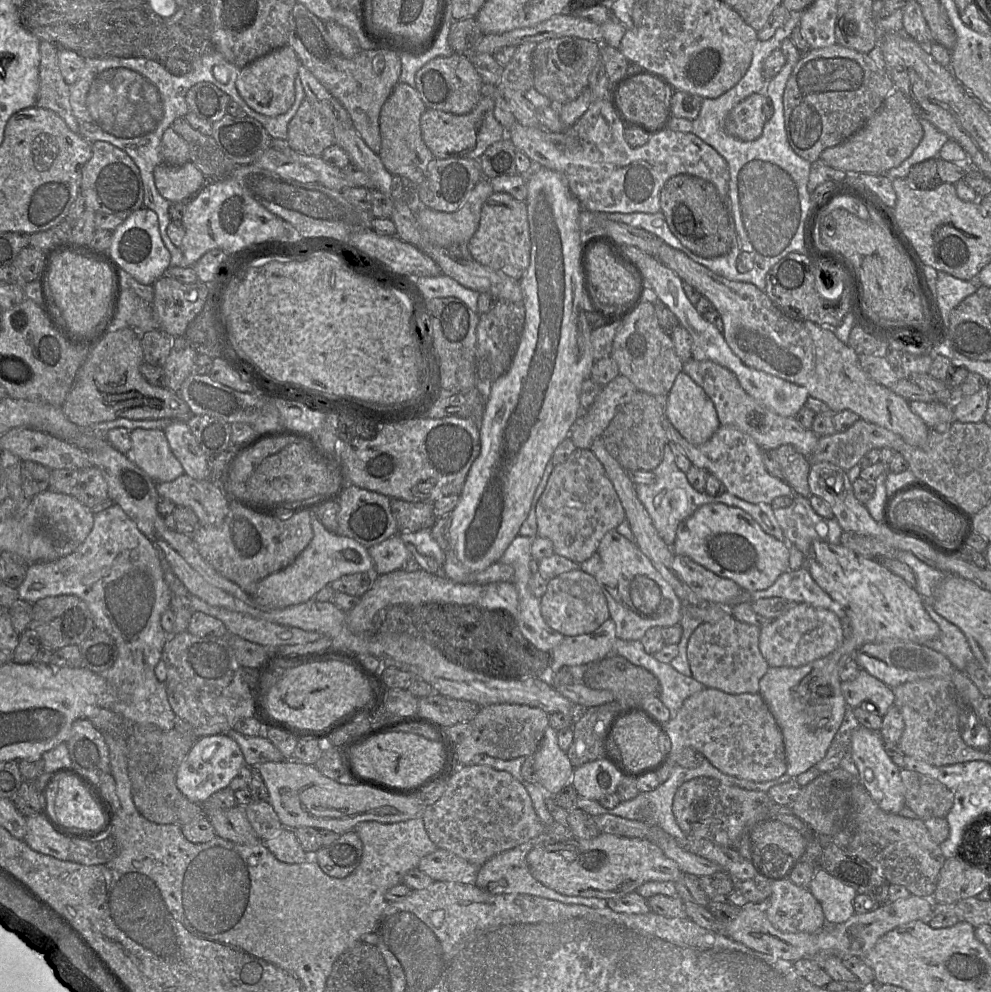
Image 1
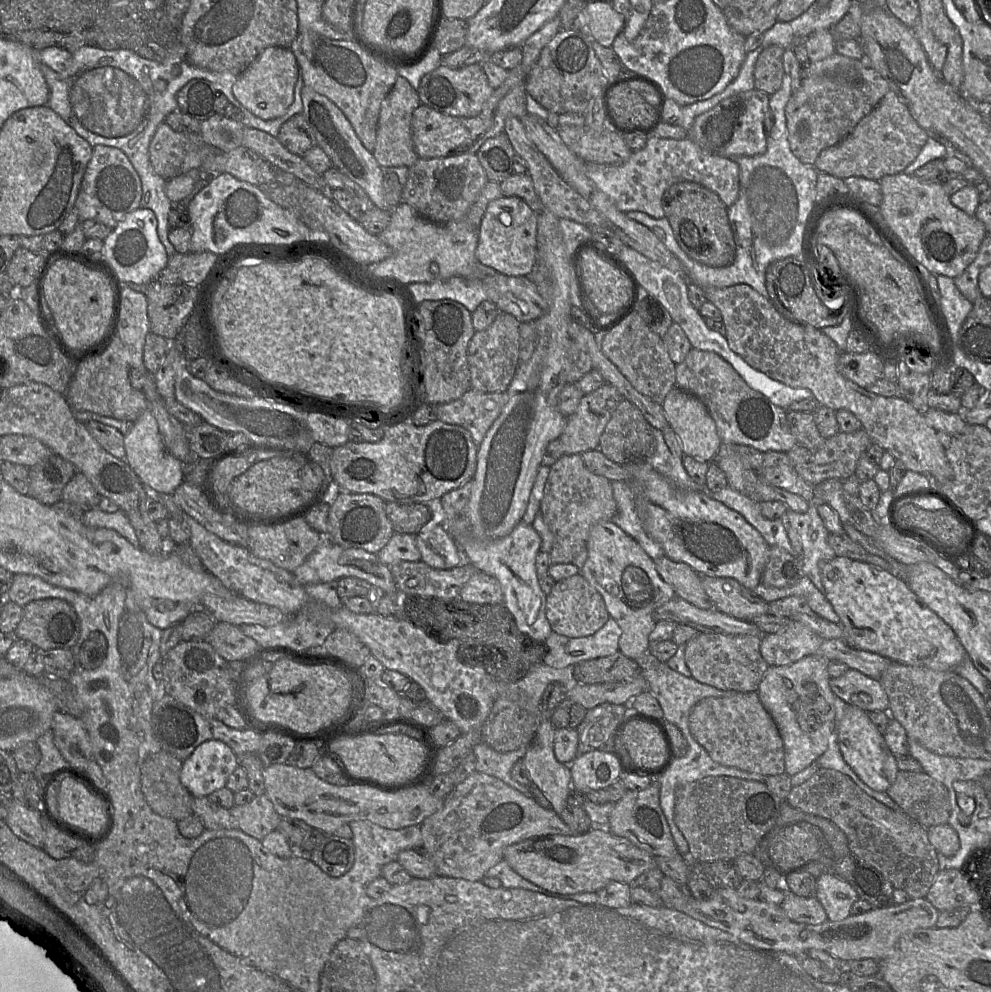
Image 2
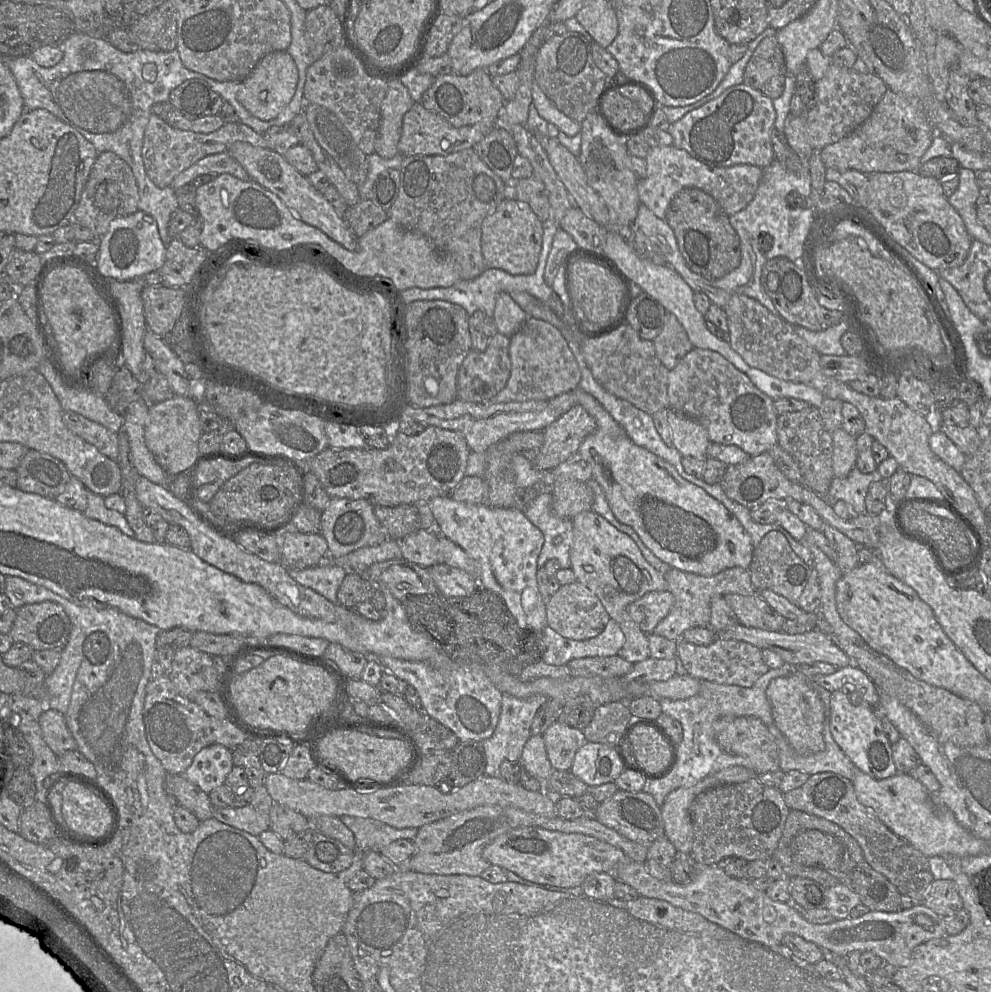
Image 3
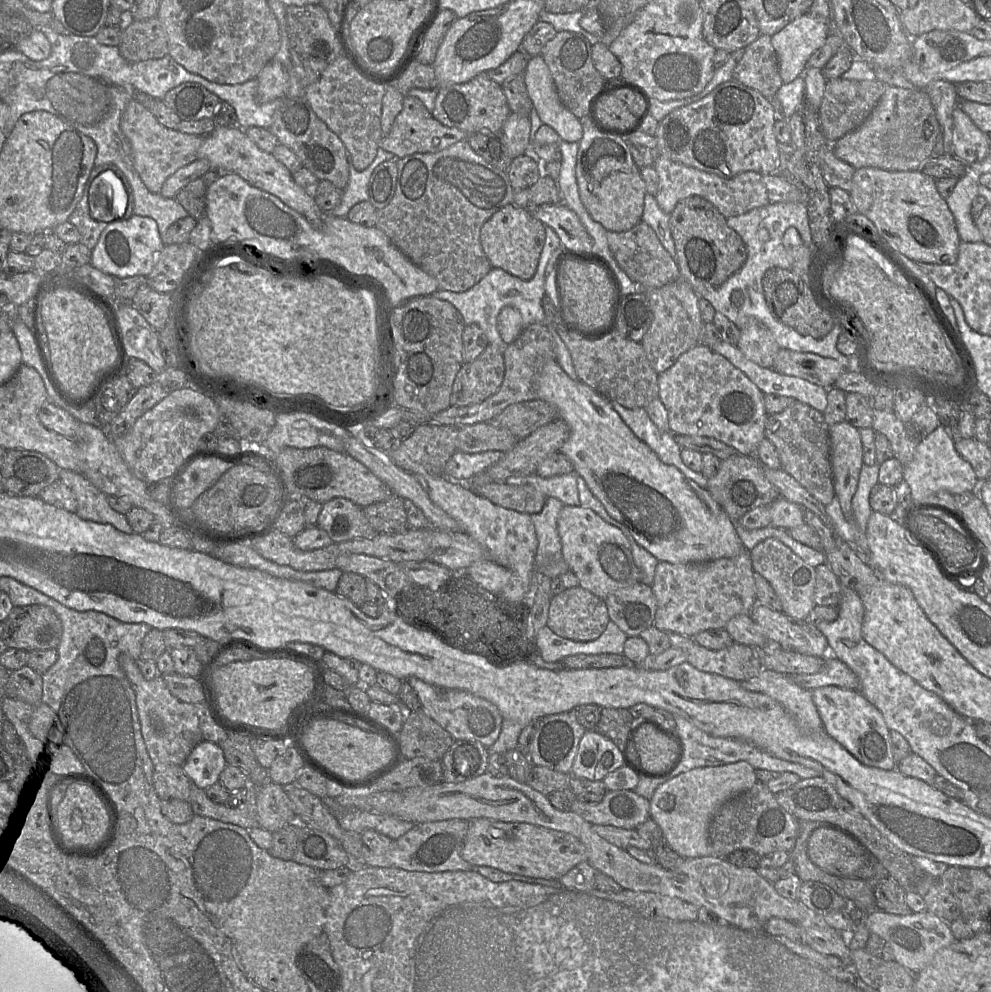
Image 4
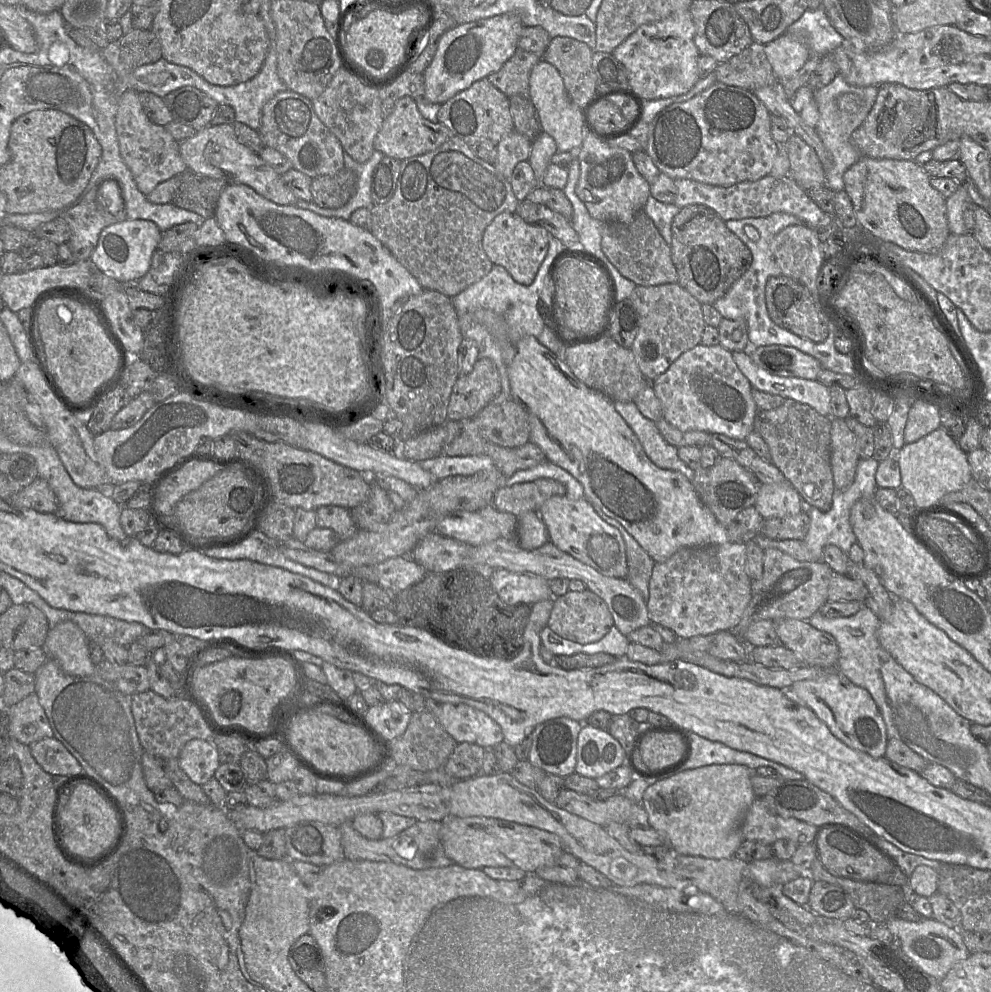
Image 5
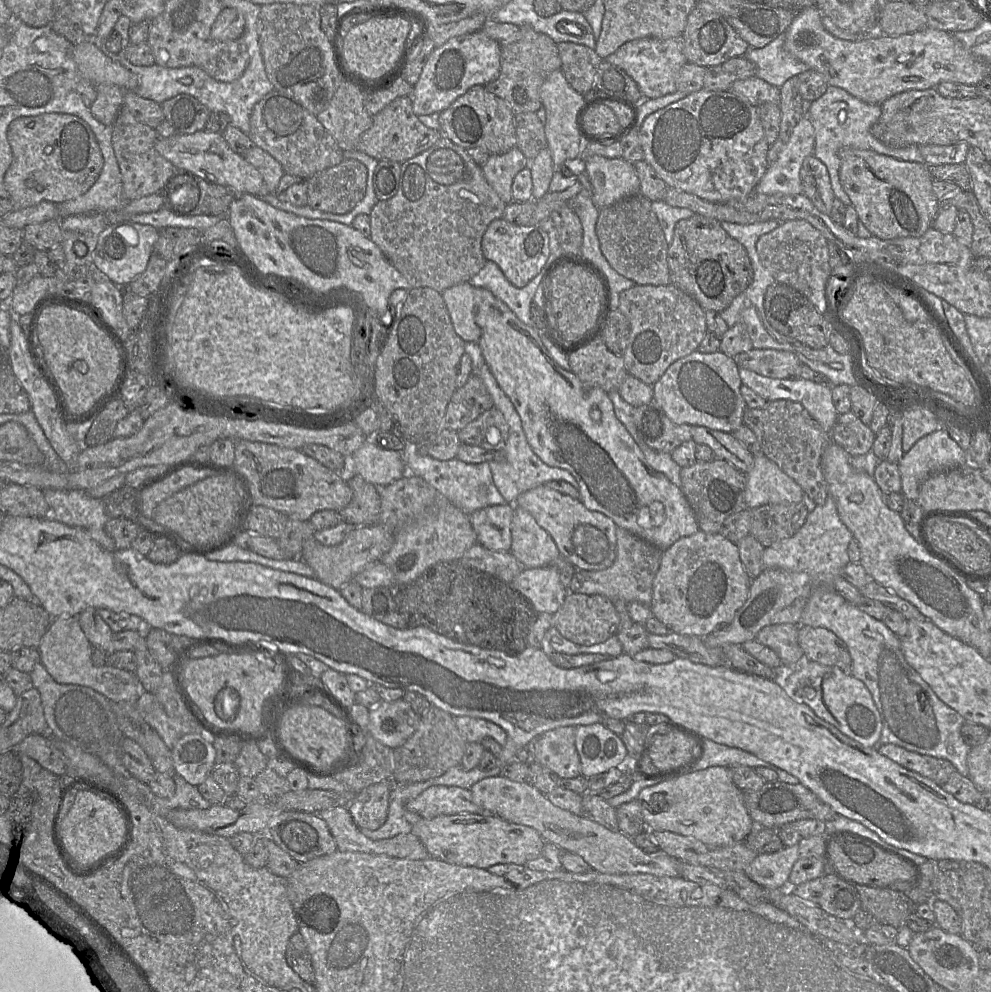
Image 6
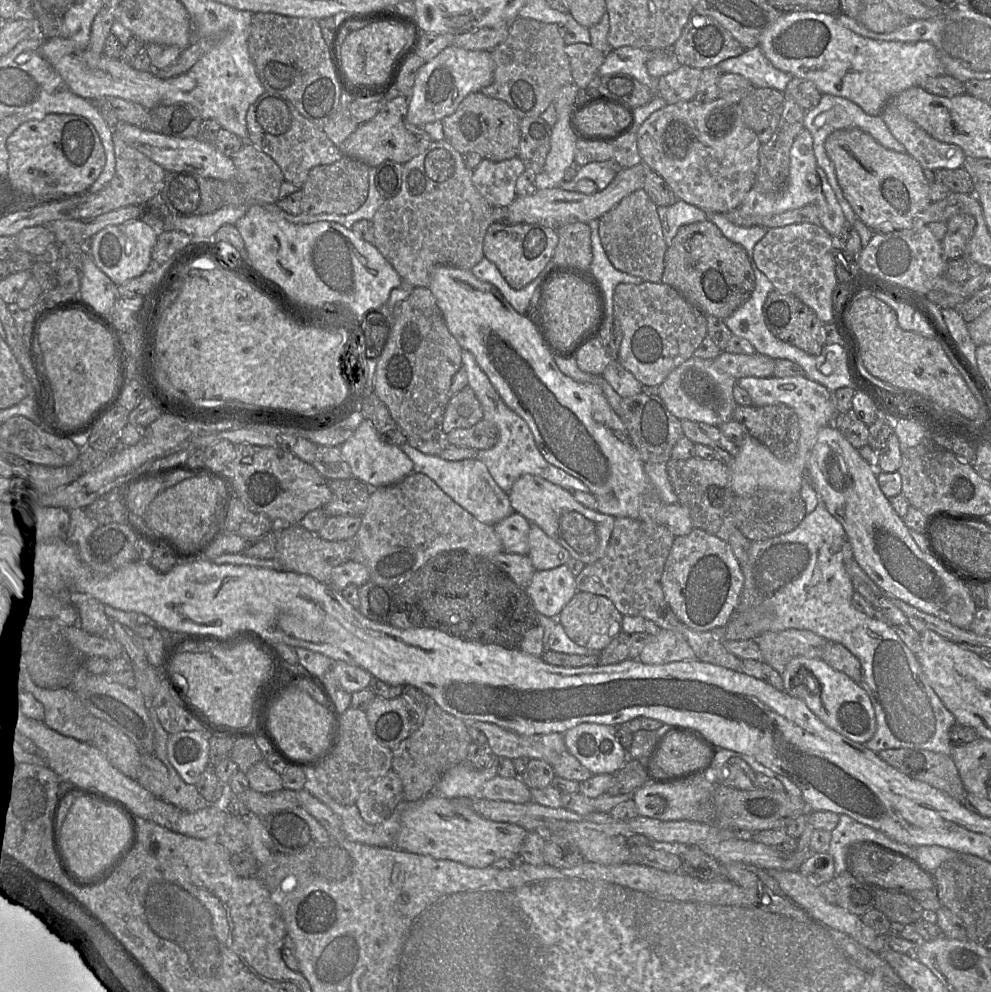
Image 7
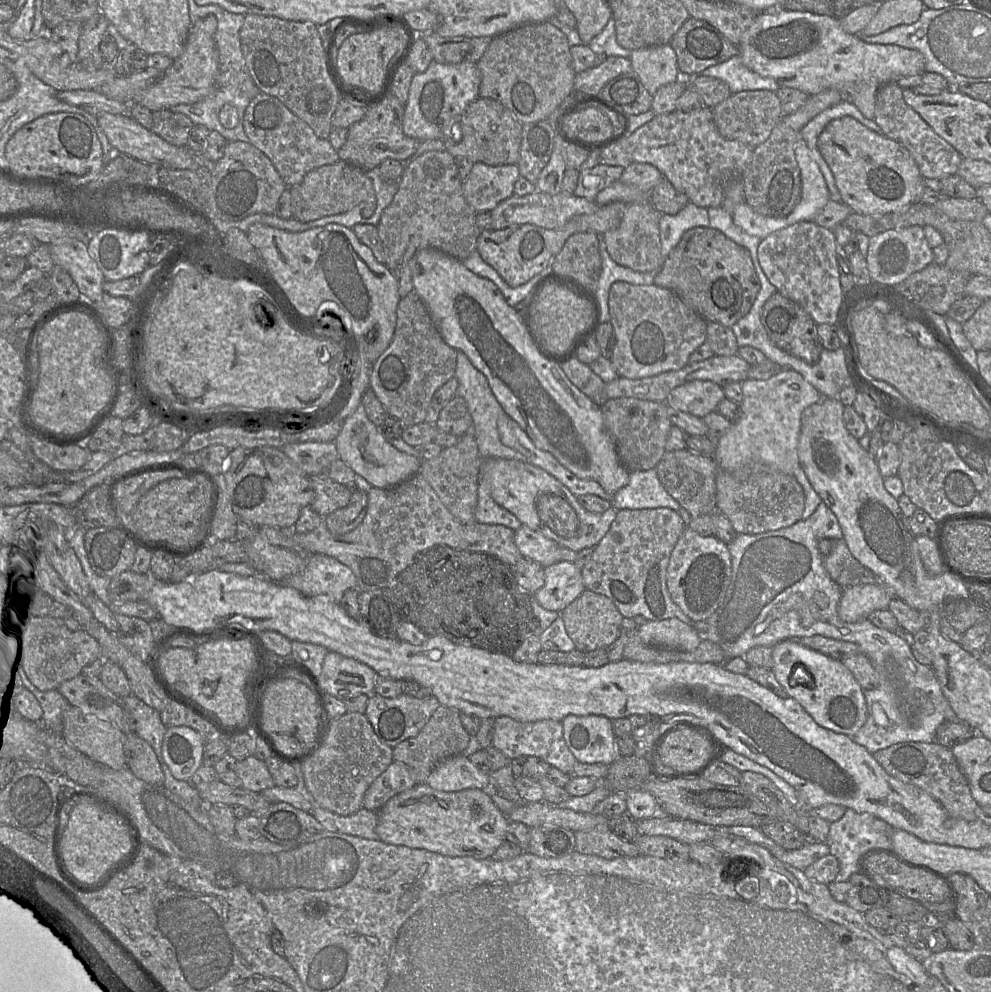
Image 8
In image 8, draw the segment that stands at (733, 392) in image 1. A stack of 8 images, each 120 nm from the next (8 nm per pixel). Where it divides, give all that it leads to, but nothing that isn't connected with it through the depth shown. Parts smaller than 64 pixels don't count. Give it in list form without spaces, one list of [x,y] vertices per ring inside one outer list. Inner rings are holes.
[[[693,380],[671,390],[665,403],[676,410],[702,418],[715,412],[721,400],[725,398],[723,387],[706,380]]]

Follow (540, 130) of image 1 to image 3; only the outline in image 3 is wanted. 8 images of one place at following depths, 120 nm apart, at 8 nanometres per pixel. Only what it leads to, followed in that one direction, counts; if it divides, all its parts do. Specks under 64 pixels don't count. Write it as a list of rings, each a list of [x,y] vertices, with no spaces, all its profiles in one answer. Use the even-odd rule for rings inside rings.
[[[673,145],[651,148],[645,161],[646,177],[639,179],[637,184],[639,199],[660,219],[666,219],[670,201],[686,187],[698,188],[708,193],[724,213],[731,216],[744,209],[752,201],[763,172],[763,168],[750,164],[709,167],[693,158],[685,150]]]

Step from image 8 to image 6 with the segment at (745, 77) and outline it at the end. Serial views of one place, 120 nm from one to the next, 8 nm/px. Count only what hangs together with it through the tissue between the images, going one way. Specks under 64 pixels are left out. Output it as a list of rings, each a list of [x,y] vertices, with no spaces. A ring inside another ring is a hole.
[[[785,32],[780,34],[775,40],[763,48],[749,48],[743,55],[756,66],[755,77],[765,82],[781,88],[781,86],[791,77],[797,76],[809,68],[800,60],[792,57],[785,49]]]

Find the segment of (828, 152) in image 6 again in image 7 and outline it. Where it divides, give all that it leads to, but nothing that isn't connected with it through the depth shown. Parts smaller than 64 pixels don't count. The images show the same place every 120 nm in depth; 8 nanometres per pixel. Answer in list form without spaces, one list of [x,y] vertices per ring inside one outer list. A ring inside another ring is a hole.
[[[830,94],[822,95],[819,103],[814,108],[805,112],[803,125],[804,128],[807,129],[812,135],[813,150],[817,165],[825,172],[828,182],[835,193],[847,223],[854,223],[858,219],[858,216],[853,211],[849,202],[845,199],[842,189],[838,183],[834,165],[828,157],[824,147],[826,138],[836,130],[859,128],[860,130],[871,135],[879,144],[889,150],[893,150],[899,153],[906,153],[905,147],[891,134],[880,115],[868,115],[854,102],[846,98]]]

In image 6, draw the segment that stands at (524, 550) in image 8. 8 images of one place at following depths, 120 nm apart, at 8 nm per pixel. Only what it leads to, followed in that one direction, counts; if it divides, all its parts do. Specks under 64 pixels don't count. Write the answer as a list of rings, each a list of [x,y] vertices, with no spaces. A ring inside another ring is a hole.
[[[513,504],[488,506],[473,512],[469,518],[477,544],[493,551],[510,551]]]

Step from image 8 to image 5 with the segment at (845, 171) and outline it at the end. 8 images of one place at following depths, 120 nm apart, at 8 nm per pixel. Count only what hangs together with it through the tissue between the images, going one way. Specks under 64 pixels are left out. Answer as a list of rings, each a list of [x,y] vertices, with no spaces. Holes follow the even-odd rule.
[[[862,156],[843,175],[845,191],[850,197],[863,230],[920,253],[938,251],[950,235],[946,198],[930,184],[931,177],[915,160],[875,159]]]

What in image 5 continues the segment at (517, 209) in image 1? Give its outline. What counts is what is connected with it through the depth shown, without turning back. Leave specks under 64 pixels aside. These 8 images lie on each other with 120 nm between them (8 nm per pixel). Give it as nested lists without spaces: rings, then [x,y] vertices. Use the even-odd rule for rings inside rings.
[[[502,212],[485,228],[482,247],[493,264],[504,267],[516,282],[528,286],[547,254],[548,237],[545,228],[525,222],[515,212]]]

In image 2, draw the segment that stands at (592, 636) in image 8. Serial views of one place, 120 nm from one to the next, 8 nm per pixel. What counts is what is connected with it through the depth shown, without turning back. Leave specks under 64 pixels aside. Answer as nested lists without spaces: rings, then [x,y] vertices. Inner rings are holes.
[[[579,573],[556,582],[546,596],[546,618],[553,632],[569,638],[595,634],[610,618],[601,595]]]

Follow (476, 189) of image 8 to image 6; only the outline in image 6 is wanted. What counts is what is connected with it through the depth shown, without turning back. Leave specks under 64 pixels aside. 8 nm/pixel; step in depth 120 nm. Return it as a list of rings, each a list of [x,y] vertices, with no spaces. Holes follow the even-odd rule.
[[[515,146],[503,154],[491,154],[481,168],[488,184],[504,203],[509,204],[513,201],[513,179],[519,171],[529,167],[529,162],[521,150]]]

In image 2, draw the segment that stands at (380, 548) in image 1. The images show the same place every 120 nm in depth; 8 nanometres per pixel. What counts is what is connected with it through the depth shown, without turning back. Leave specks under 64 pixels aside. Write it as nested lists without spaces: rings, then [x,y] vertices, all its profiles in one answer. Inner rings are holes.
[[[394,533],[389,542],[377,553],[381,563],[385,565],[400,562],[417,562],[421,553],[416,546],[416,534]]]

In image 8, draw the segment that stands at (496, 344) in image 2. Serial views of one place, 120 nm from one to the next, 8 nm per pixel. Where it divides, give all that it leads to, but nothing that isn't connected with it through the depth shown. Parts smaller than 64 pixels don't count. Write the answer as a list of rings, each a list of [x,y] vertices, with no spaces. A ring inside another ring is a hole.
[[[455,395],[441,410],[435,425],[438,431],[457,436],[471,431],[473,420],[466,401]]]

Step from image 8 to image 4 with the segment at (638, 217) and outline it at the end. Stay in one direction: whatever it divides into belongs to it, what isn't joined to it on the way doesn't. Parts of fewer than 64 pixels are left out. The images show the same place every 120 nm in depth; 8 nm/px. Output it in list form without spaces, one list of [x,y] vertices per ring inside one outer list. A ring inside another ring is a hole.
[[[642,220],[627,231],[607,231],[607,242],[619,267],[632,281],[642,284],[644,288],[660,288],[681,280],[676,261],[661,244],[654,230]]]

